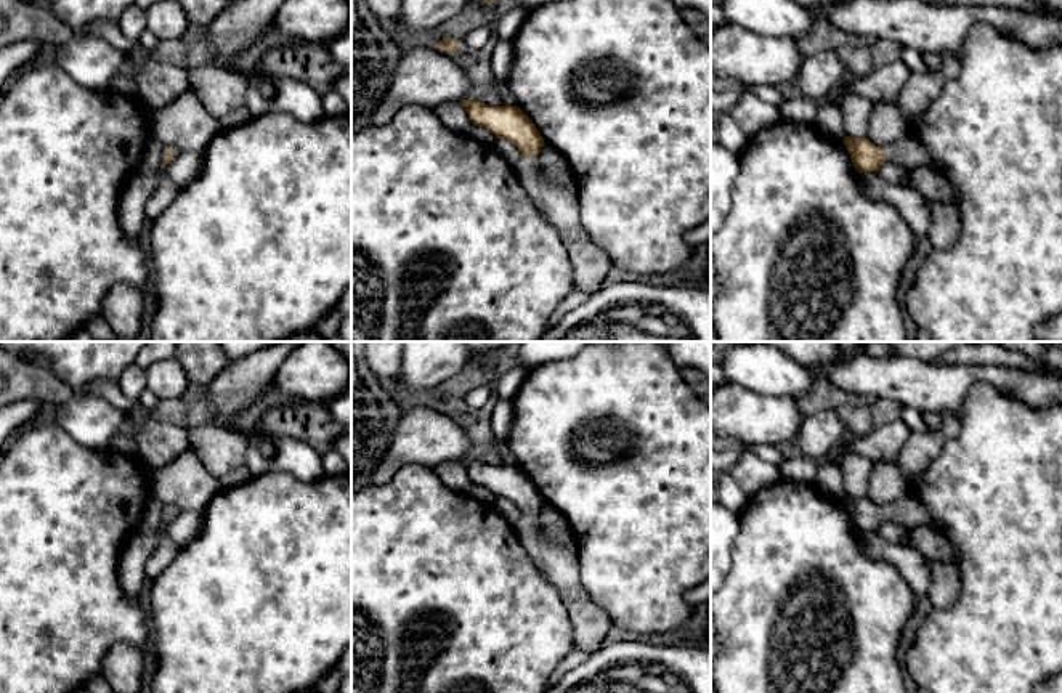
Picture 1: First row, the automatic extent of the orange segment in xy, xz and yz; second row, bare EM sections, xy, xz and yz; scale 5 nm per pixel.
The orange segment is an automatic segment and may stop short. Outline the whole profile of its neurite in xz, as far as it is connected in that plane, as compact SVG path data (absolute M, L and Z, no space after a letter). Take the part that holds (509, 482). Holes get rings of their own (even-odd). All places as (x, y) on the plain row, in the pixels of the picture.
M462 459L460 464L465 467L473 484L478 484L486 491L494 492L496 497L502 497L513 502L518 507L521 517L513 525L513 529L518 536L518 544L528 552L529 558L541 571L541 574L557 587L560 598L565 603L571 618L574 650L586 650L589 653L597 651L603 645L603 640L611 627L610 616L582 589L576 545L558 547L541 529L537 515L545 502L536 484L517 465L489 465L476 459Z

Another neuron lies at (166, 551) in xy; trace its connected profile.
M162 526L159 544L146 563L146 578L151 581L157 578L175 560L178 552L180 547L167 534L165 526Z

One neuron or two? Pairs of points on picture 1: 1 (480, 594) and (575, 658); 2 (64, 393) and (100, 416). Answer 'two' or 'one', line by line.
1: two
2: two

